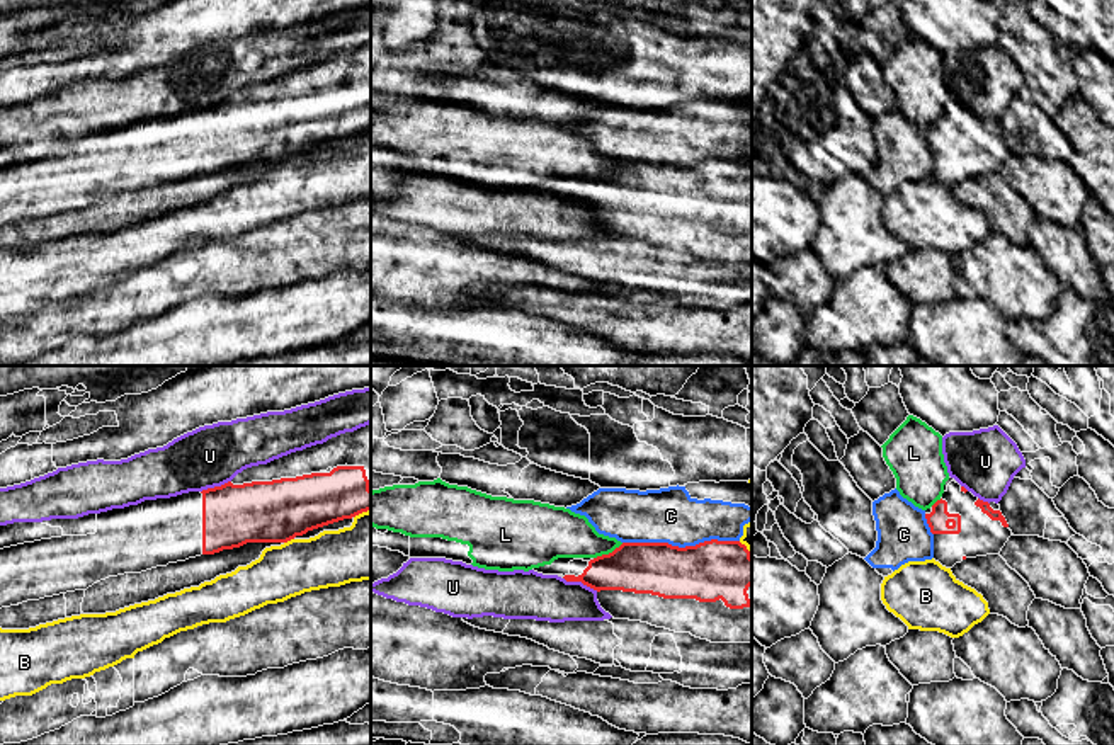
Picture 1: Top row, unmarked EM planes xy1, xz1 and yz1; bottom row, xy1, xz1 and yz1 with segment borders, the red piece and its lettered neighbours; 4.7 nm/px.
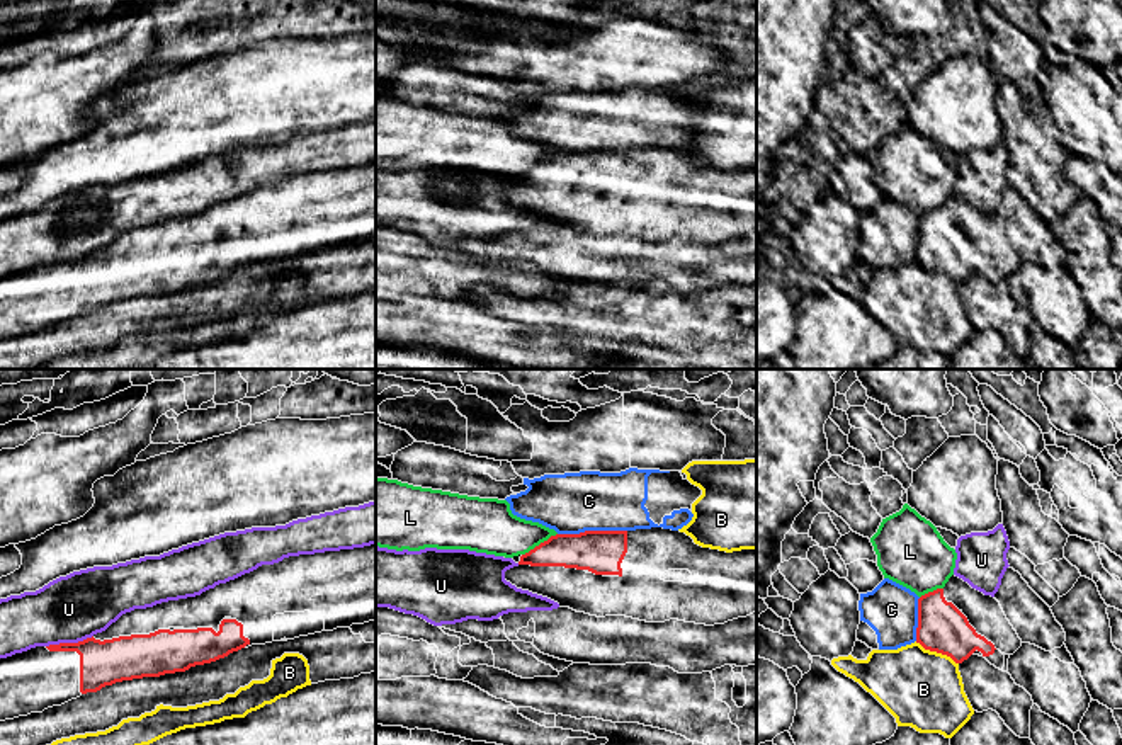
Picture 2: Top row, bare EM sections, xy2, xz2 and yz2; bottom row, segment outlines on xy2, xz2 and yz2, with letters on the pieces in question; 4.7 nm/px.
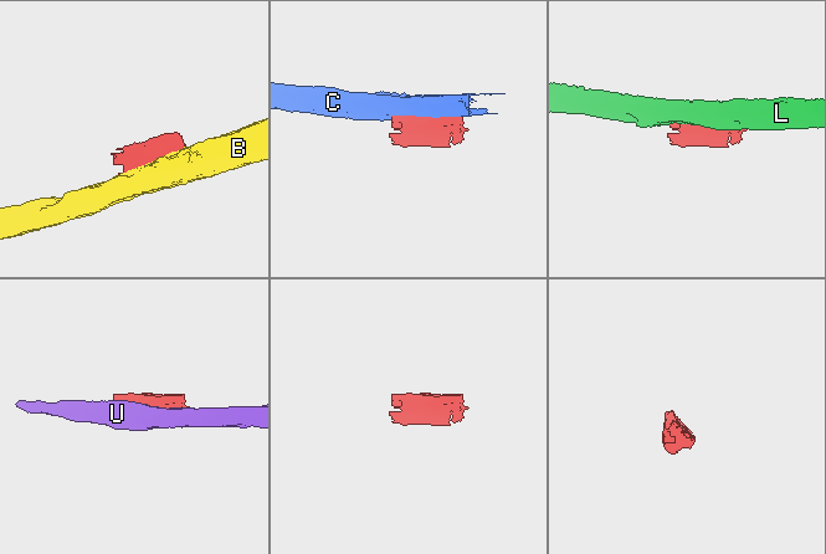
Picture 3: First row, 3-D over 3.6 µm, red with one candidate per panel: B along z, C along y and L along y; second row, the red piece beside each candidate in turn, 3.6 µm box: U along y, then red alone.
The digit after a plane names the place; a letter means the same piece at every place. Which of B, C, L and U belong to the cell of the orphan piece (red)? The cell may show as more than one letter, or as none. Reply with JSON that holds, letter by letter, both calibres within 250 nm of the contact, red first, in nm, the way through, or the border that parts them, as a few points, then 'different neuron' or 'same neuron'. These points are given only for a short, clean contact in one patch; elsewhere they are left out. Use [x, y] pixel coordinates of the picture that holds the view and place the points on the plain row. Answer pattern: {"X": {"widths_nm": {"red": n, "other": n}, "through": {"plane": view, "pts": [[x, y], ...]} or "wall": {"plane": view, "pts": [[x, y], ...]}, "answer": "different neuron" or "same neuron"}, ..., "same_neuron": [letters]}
{"B": {"widths_nm": {"red": 240, "other": 380}, "answer": "different neuron"}, "C": {"widths_nm": {"red": 280, "other": 260}, "answer": "different neuron"}, "L": {"widths_nm": {"red": 190, "other": 240}, "answer": "different neuron"}, "U": {"widths_nm": {"red": 220, "other": 320}, "wall": {"plane": "xy2", "pts": [[92, 254], [77, 261], [60, 261], [46, 266]]}, "answer": "different neuron"}, "same_neuron": []}

